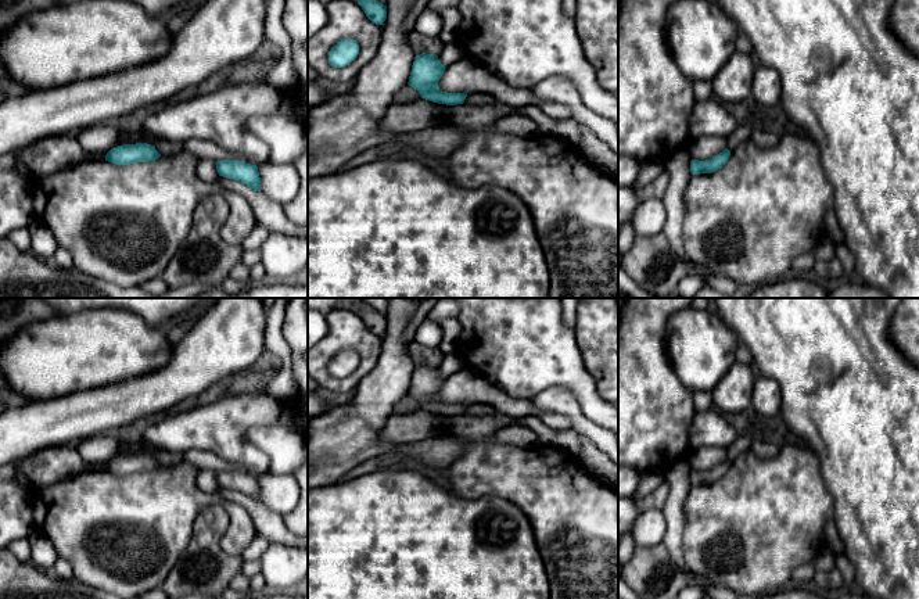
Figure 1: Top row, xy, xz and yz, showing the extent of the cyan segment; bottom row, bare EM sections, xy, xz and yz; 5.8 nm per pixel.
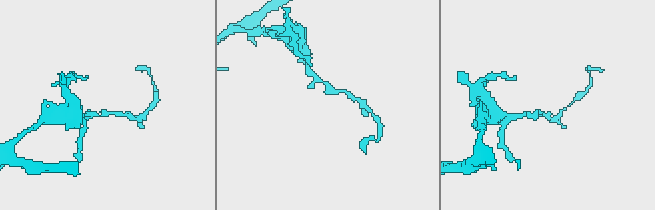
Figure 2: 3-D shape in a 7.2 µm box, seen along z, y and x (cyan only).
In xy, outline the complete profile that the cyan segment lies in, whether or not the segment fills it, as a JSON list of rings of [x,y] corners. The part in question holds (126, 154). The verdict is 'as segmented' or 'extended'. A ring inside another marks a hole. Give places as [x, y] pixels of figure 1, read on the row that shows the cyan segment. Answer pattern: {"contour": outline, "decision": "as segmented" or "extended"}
{"contour": [[[136,143],[111,148],[105,155],[105,161],[115,165],[130,165],[136,162],[155,161],[159,157],[161,154],[154,146],[147,143]]], "decision": "as segmented"}

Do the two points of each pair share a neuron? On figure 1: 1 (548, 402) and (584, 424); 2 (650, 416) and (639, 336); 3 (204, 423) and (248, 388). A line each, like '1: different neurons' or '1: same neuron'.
1: same neuron
2: same neuron
3: different neurons

